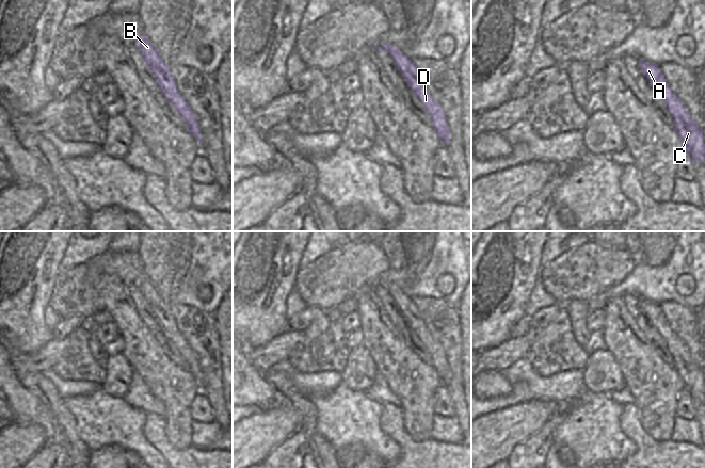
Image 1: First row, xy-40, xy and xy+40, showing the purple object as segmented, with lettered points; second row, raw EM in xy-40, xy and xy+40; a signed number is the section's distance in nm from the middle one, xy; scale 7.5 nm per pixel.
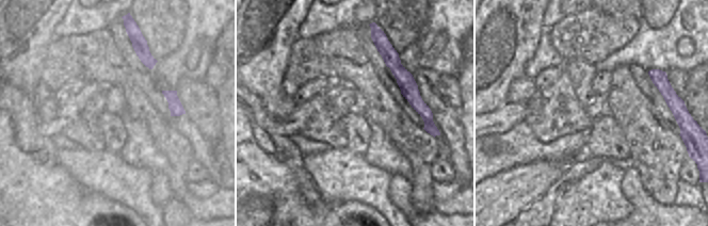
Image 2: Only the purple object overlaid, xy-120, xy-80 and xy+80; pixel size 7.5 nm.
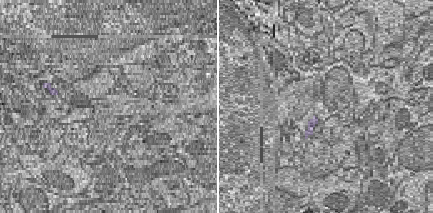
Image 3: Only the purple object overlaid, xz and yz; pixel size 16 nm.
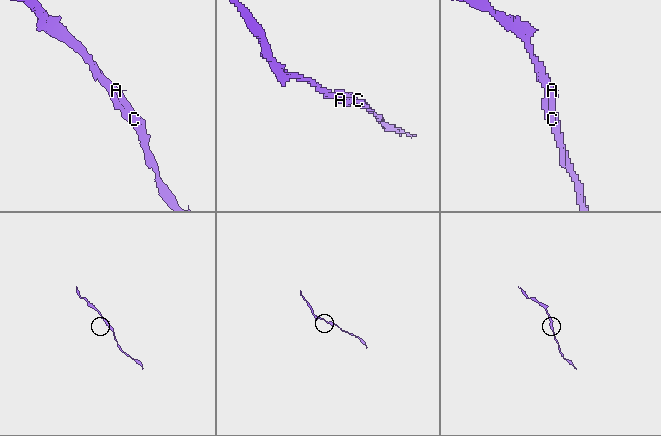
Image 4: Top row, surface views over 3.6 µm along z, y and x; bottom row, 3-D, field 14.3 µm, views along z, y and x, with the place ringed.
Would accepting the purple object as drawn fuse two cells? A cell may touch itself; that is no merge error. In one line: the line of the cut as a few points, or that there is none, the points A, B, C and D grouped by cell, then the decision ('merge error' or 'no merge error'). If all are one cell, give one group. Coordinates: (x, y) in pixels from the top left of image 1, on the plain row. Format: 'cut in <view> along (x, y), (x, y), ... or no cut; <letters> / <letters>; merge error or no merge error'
no cut; A B C D; no merge error

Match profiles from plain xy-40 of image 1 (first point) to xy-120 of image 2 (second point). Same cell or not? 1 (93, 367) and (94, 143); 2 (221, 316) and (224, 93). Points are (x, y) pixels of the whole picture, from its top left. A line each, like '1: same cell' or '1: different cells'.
1: same cell
2: same cell

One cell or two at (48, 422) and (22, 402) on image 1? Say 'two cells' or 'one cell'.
one cell

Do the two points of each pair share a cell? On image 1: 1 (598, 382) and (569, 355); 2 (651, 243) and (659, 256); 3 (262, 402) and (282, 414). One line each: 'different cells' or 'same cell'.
1: different cells
2: same cell
3: different cells

